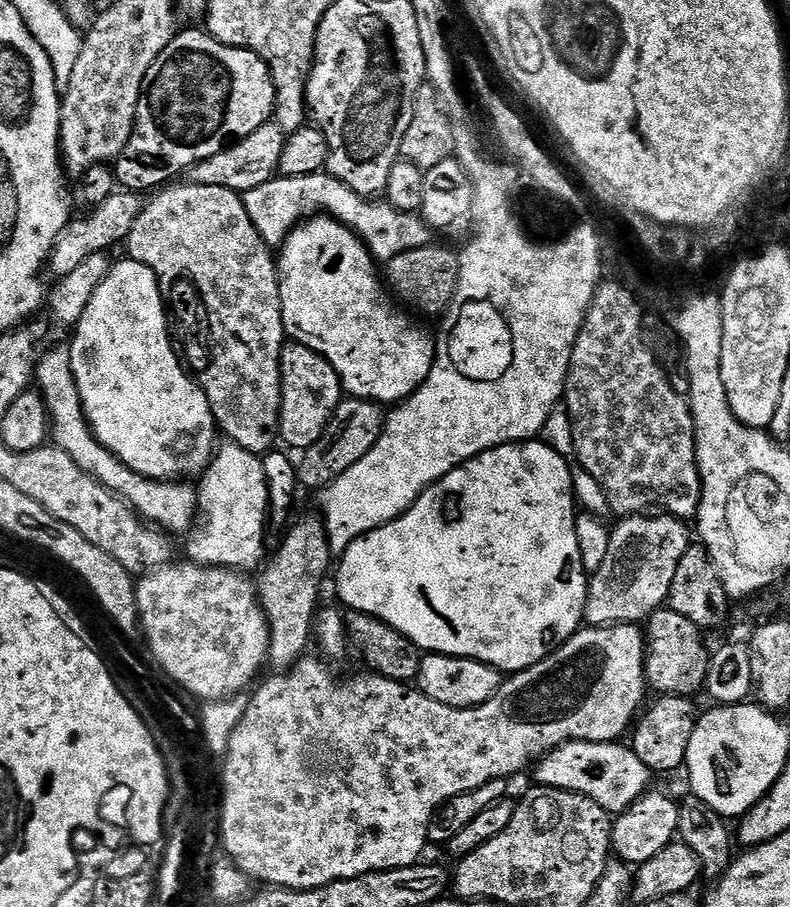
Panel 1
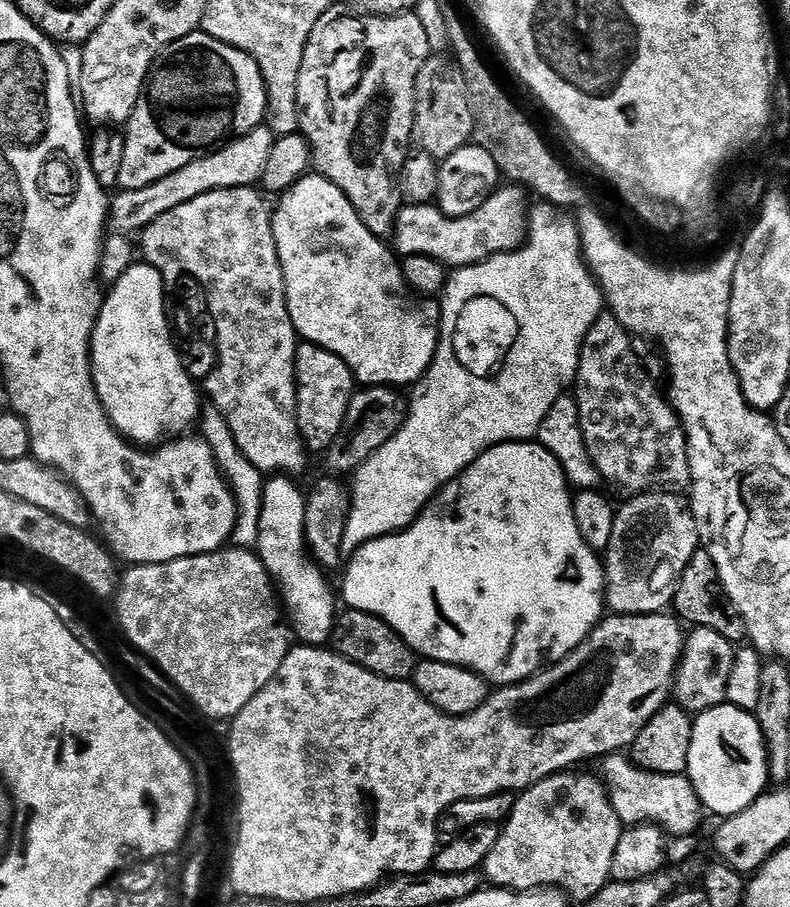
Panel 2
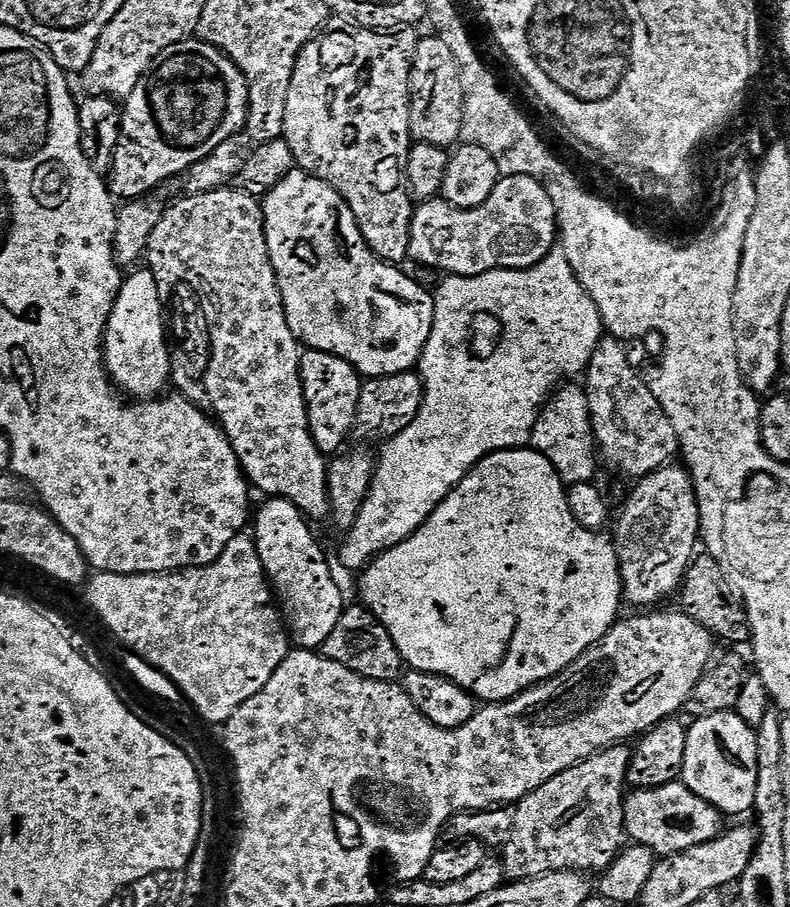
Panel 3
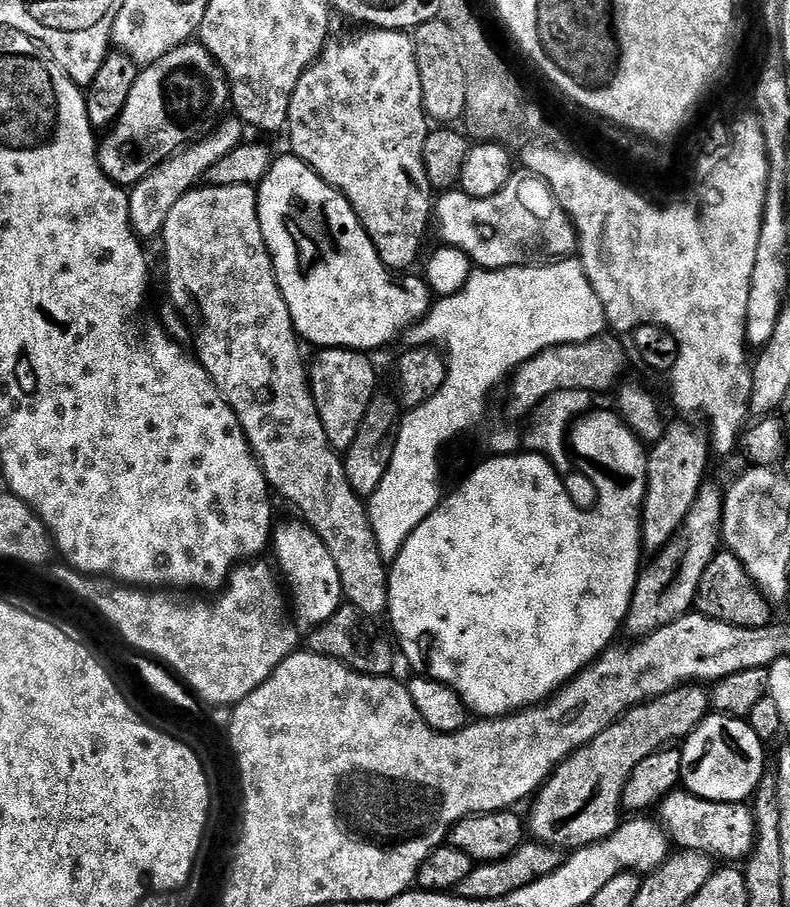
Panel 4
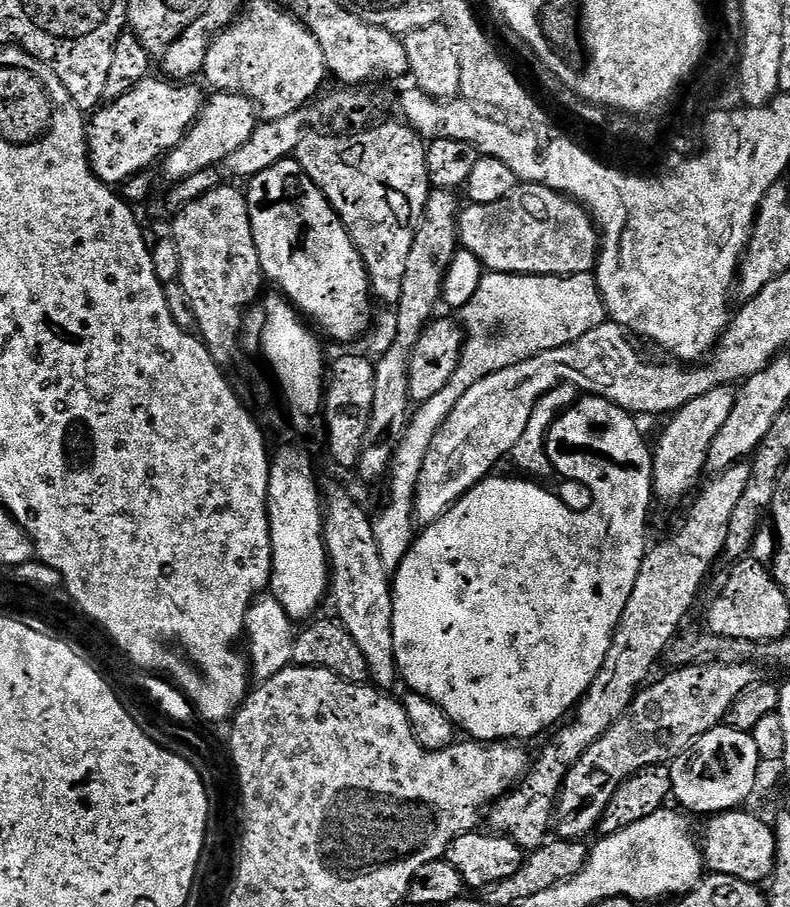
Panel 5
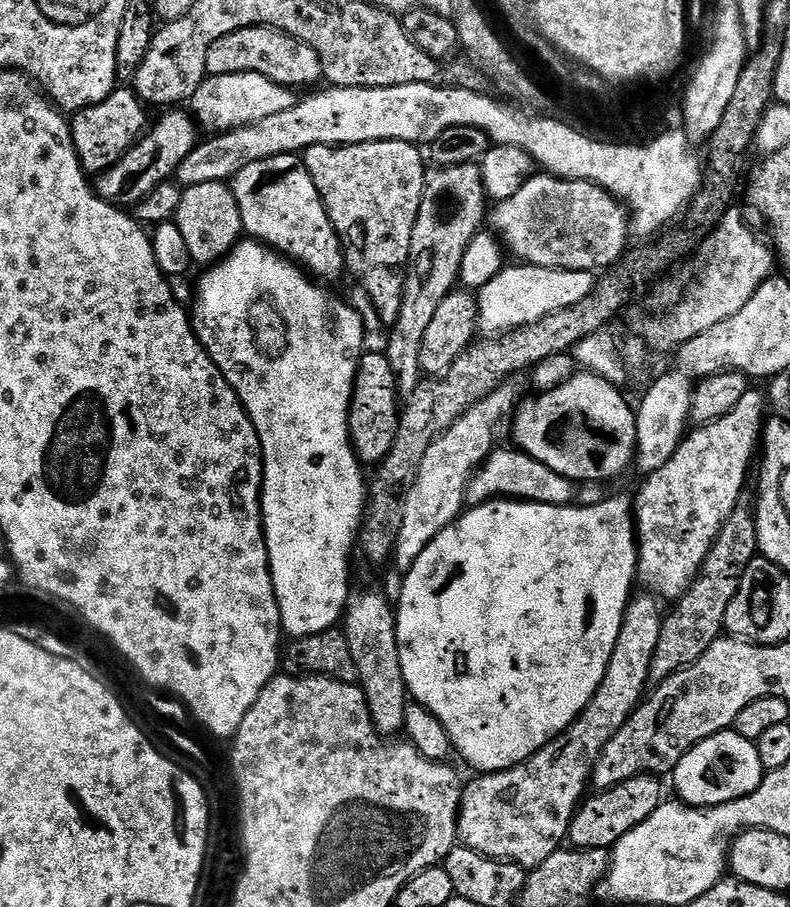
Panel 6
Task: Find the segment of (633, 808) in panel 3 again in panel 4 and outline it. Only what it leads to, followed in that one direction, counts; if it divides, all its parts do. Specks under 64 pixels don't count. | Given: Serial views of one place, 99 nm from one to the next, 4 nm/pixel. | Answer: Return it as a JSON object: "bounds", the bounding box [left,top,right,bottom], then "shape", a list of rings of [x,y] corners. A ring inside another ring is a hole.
{"bounds":[659,790,756,862],"shape":[[[677,790],[664,797],[659,812],[659,823],[677,849],[702,852],[717,861],[724,860],[720,862],[740,862],[752,855],[752,847],[756,844],[756,823],[747,803],[723,804],[703,800],[687,790]]]}

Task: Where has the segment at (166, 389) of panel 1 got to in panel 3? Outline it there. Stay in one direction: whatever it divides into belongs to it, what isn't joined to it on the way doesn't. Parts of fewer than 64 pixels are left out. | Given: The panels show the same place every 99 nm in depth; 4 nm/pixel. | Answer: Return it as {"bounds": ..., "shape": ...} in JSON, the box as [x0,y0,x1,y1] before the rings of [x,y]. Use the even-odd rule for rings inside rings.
{"bounds":[104,270,172,398],"shape":[[[150,270],[125,279],[104,331],[104,367],[117,389],[132,398],[156,398],[169,387],[172,374],[170,336],[164,332],[164,303],[160,283]]]}

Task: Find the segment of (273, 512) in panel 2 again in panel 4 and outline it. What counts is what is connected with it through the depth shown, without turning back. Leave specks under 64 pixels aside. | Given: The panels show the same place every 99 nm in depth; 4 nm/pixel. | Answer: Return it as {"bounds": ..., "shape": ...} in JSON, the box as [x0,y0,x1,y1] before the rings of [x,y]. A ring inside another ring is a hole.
{"bounds":[270,519,345,634],"shape":[[[299,519],[296,520],[289,524],[277,523],[273,527],[270,533],[270,553],[288,583],[286,596],[290,601],[291,619],[293,616],[296,619],[295,627],[300,627],[301,633],[307,634],[332,617],[345,603],[345,599],[342,578],[338,574],[338,566],[334,566],[334,558],[330,558],[330,550],[326,550],[316,531]]]}

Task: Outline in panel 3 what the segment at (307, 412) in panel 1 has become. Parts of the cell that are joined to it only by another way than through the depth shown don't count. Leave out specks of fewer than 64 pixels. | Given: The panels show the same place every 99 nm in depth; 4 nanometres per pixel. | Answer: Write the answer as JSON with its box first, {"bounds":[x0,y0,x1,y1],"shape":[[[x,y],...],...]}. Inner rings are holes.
{"bounds":[300,350,362,454],"shape":[[[308,350],[300,358],[300,377],[306,398],[308,425],[314,442],[325,454],[343,449],[344,439],[351,437],[356,427],[356,411],[362,383],[360,373],[353,364],[334,354]]]}

